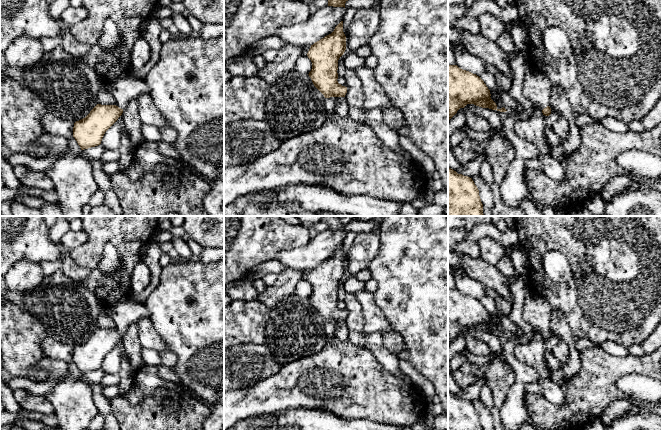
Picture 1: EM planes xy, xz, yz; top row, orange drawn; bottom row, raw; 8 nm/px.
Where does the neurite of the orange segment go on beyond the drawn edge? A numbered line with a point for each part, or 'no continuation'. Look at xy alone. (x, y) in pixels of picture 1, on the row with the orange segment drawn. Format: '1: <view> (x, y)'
1: xy (126, 87)

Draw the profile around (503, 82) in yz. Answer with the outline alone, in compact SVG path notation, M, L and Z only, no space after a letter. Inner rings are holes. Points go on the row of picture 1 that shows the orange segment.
M501 72L495 75L495 79L497 83L497 88L495 90L490 90L490 97L496 103L497 109L501 109L503 108L503 106L500 100L499 92L501 90L509 91L512 86L513 80L510 77L505 76Z

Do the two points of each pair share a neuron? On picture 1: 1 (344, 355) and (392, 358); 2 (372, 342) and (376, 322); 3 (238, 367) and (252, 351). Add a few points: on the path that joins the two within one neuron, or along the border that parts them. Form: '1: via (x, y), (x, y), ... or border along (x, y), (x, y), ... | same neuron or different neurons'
1: border along (355, 344), (368, 348), (392, 373) | different neurons
2: border along (365, 332), (381, 333) | different neurons
3: via (242, 363), (250, 355) | same neuron

